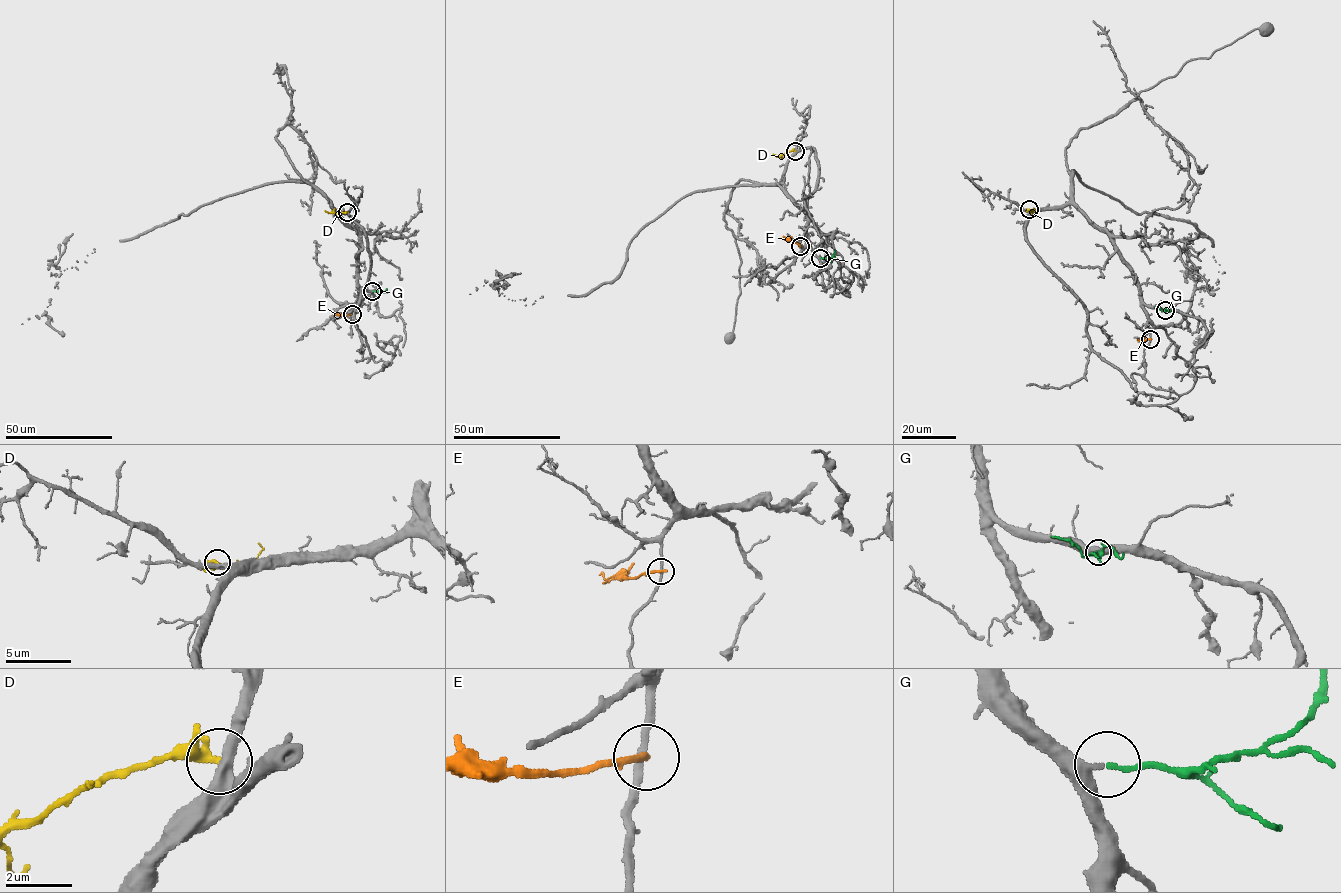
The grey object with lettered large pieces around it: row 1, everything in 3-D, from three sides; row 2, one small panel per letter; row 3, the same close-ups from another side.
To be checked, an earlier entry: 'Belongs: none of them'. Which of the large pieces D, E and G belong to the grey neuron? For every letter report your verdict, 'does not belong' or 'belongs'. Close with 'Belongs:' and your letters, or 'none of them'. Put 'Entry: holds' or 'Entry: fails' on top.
Entry: fails
D: does not belong
E: does not belong
G: belongs
Belongs: G

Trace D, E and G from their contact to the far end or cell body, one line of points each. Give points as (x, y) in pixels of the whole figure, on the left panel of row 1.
D: (347, 212), (325, 210)
E: (352, 314), (335, 314)
G: (373, 291), (384, 292), (387, 289)

